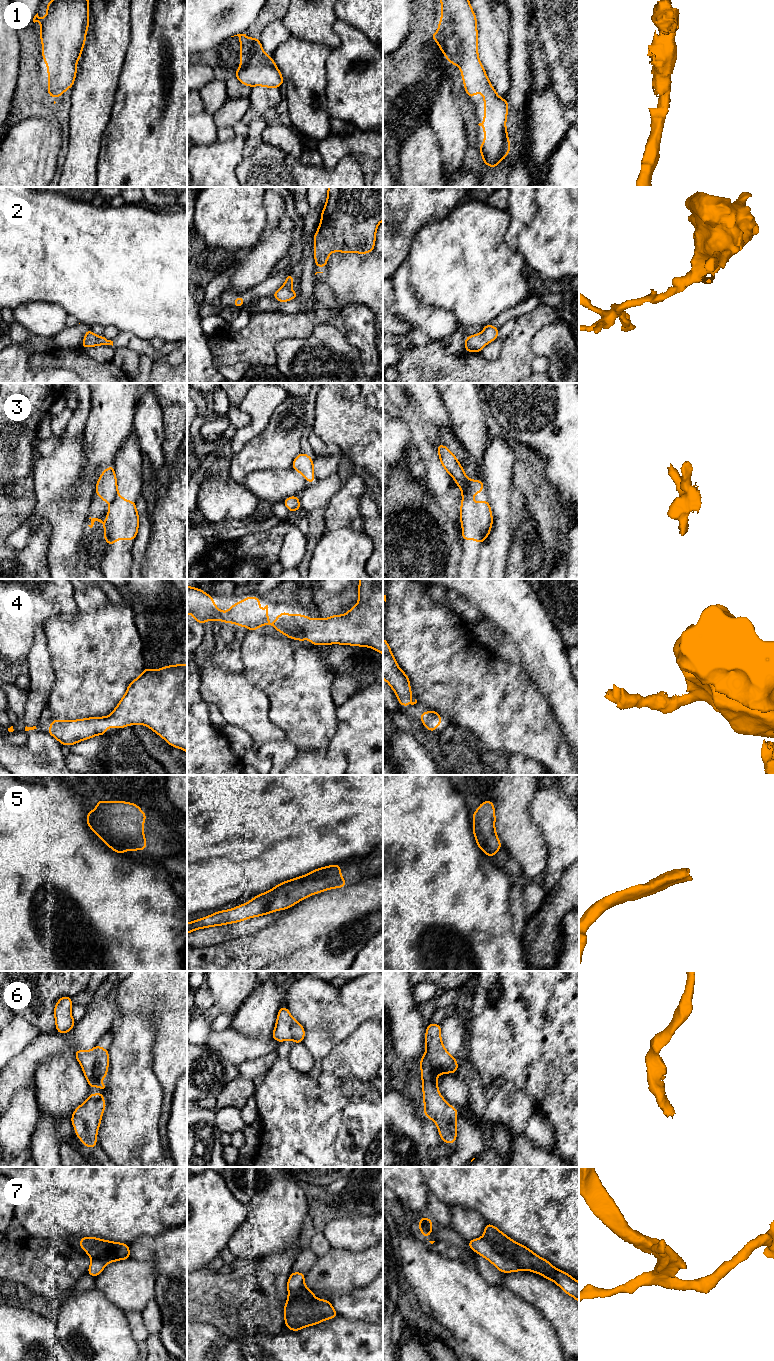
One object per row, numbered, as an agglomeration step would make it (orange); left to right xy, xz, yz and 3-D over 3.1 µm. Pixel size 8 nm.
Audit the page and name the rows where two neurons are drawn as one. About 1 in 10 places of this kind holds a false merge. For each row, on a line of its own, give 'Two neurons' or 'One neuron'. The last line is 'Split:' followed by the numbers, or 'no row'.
1: One neuron
2: One neuron
3: One neuron
4: One neuron
5: One neuron
6: One neuron
7: Two neurons
Split: 7

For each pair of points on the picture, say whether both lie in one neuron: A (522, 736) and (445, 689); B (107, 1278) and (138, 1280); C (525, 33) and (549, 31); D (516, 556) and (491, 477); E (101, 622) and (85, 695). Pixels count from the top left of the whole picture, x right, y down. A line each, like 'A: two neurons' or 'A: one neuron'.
A: one neuron
B: one neuron
C: two neurons
D: two neurons
E: one neuron

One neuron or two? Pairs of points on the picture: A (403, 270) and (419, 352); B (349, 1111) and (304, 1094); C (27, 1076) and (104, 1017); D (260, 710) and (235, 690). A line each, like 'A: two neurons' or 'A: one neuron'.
A: two neurons
B: one neuron
C: one neuron
D: one neuron

